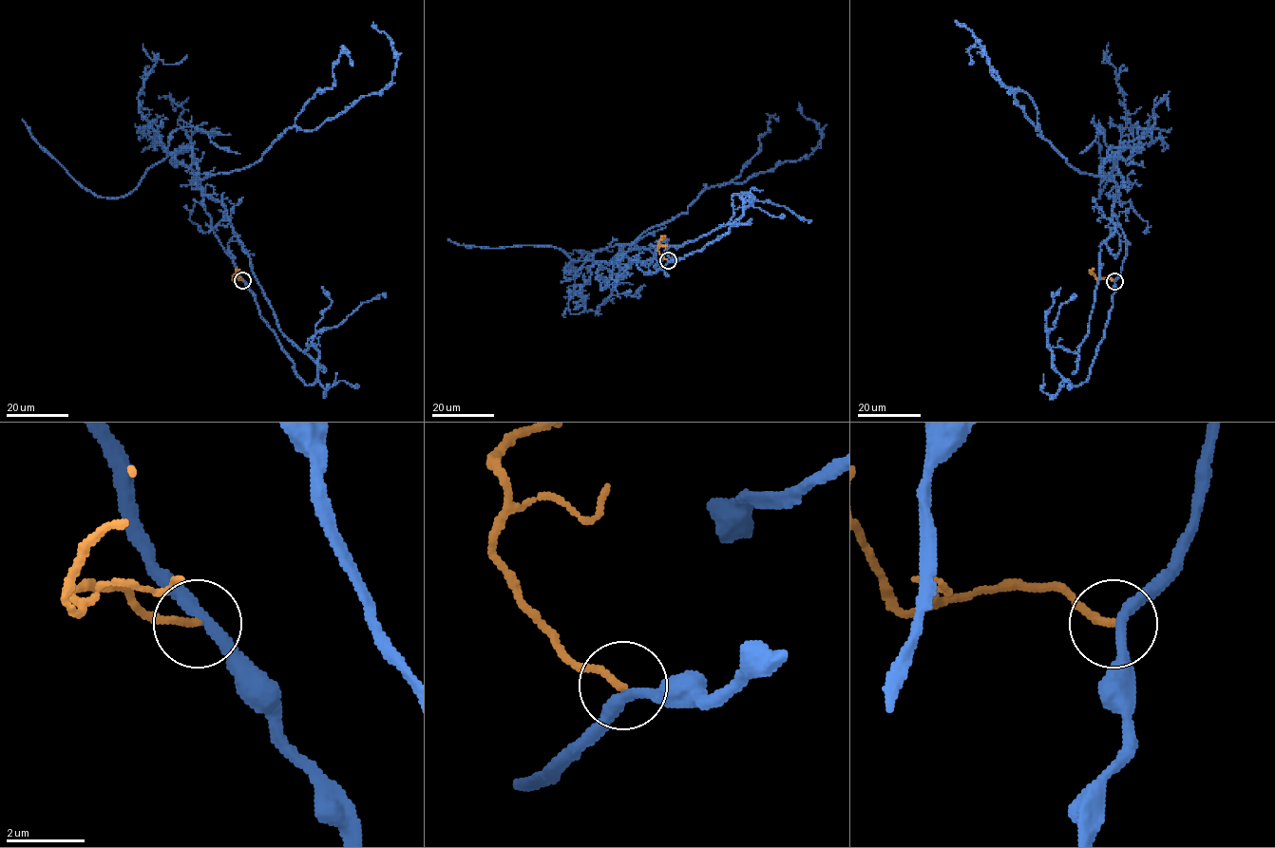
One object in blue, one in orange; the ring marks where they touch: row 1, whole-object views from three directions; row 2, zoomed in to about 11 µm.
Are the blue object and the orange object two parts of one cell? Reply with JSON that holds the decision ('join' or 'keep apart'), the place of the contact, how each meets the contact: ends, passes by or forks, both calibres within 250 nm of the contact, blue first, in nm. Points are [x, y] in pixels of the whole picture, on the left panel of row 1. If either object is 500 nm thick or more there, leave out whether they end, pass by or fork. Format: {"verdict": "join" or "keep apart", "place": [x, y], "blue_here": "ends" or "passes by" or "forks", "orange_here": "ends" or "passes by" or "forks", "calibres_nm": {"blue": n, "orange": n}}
{"verdict": "keep apart", "place": [242, 280], "blue_here": "passes by", "orange_here": "ends", "calibres_nm": {"blue": 300, "orange": 170}}

